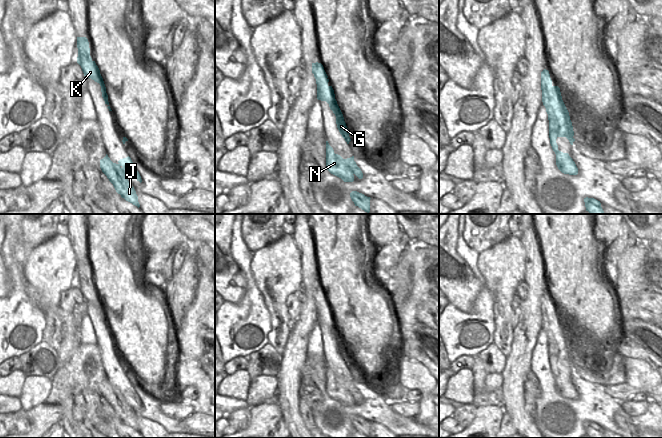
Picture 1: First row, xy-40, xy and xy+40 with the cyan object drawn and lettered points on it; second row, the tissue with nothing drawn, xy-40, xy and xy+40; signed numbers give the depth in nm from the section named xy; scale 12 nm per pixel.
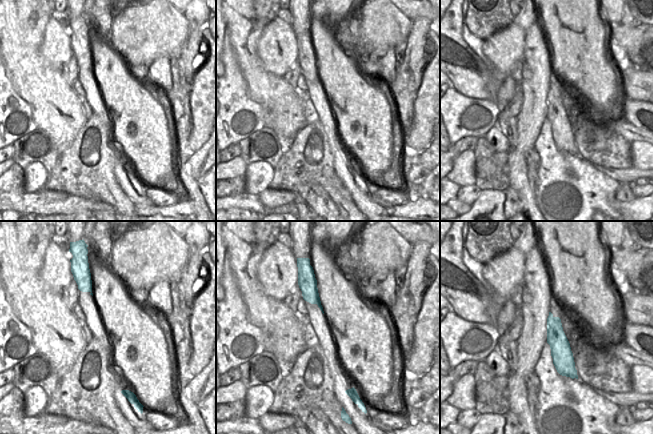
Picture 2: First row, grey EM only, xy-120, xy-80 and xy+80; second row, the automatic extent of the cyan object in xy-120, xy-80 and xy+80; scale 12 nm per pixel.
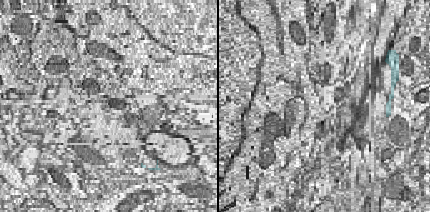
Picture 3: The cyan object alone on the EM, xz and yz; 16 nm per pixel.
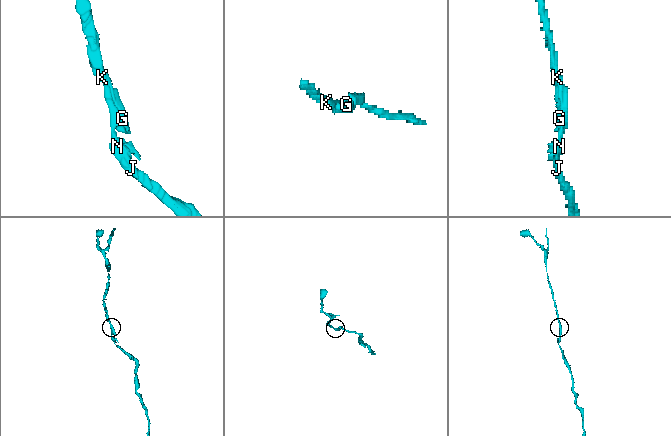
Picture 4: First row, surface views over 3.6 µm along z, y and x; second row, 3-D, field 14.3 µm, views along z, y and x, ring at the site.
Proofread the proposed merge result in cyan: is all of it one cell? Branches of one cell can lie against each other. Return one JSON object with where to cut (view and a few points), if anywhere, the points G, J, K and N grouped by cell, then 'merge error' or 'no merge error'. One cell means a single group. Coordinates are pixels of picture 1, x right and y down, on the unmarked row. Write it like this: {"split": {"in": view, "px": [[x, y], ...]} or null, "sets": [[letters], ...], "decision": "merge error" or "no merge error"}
{"split": null, "sets": [["G", "J", "K", "N"]], "decision": "no merge error"}

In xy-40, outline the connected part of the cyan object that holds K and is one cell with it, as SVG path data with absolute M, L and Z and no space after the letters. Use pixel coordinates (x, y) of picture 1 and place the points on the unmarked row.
M77 261L77 272L78 272L77 287L81 290L84 300L86 302L91 302L92 304L100 308L102 321L105 325L105 328L108 329L107 332L109 333L109 335L112 335L109 330L108 319L106 317L106 311L103 302L100 298L100 294L96 289L95 285L93 285L90 280L88 263L86 261Z

